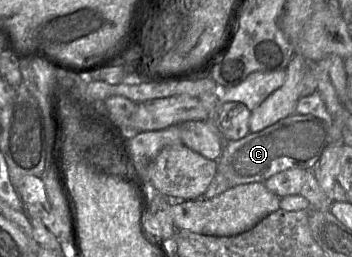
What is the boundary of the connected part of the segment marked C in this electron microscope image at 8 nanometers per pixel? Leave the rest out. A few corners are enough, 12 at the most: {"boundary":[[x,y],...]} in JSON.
{"boundary":[[296,112],[226,142],[229,186],[311,170],[332,143],[331,120]]}

